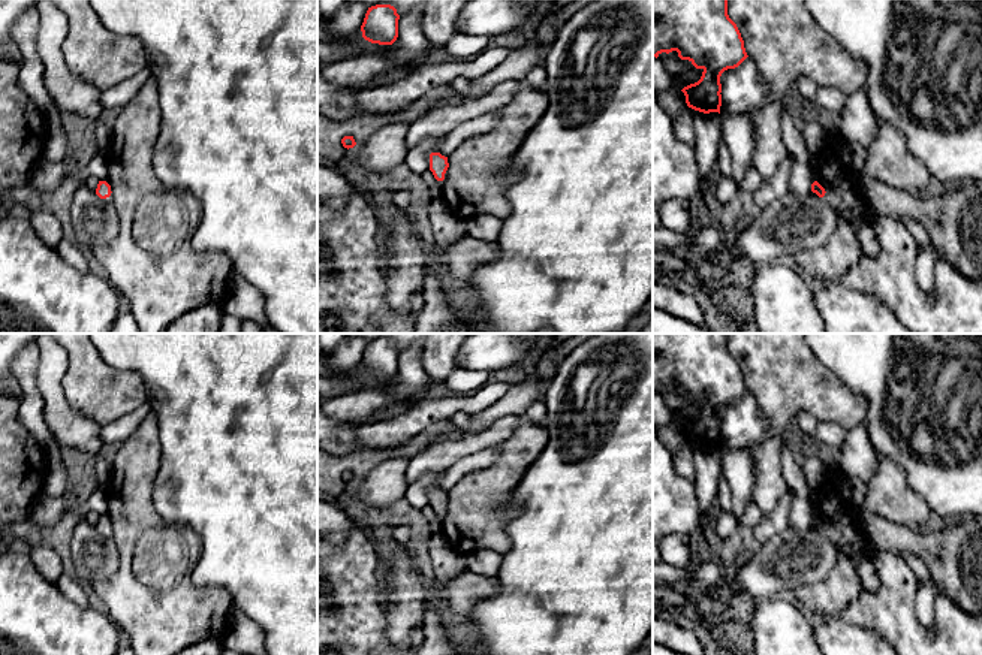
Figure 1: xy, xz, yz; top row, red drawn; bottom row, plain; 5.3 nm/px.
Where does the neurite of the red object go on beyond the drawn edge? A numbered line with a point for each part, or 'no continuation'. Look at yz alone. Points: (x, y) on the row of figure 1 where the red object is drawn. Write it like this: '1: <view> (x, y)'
1: yz (865, 232)

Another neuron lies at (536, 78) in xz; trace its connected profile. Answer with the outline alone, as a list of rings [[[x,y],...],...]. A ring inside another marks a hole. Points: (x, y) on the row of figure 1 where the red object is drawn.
[[[536,66],[533,67],[524,78],[524,81],[536,88],[536,90],[542,90],[546,91],[546,72],[545,72],[545,66]]]

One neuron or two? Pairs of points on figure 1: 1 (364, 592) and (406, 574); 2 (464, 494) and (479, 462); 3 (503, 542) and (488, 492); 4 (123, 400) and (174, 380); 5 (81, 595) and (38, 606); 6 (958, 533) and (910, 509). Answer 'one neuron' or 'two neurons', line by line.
1: two neurons
2: two neurons
3: one neuron
4: two neurons
5: two neurons
6: two neurons

